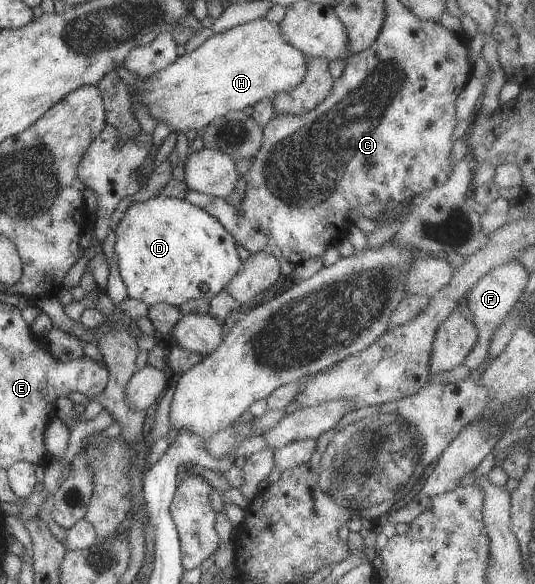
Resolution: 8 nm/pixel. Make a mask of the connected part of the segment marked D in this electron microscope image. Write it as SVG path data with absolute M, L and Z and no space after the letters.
M158 194L143 202L134 202L126 210L120 224L115 229L114 250L118 259L119 271L125 282L128 297L143 301L148 306L169 304L180 307L192 299L210 300L235 277L241 269L241 259L237 255L237 242L231 233L205 209L189 201L170 198Z

